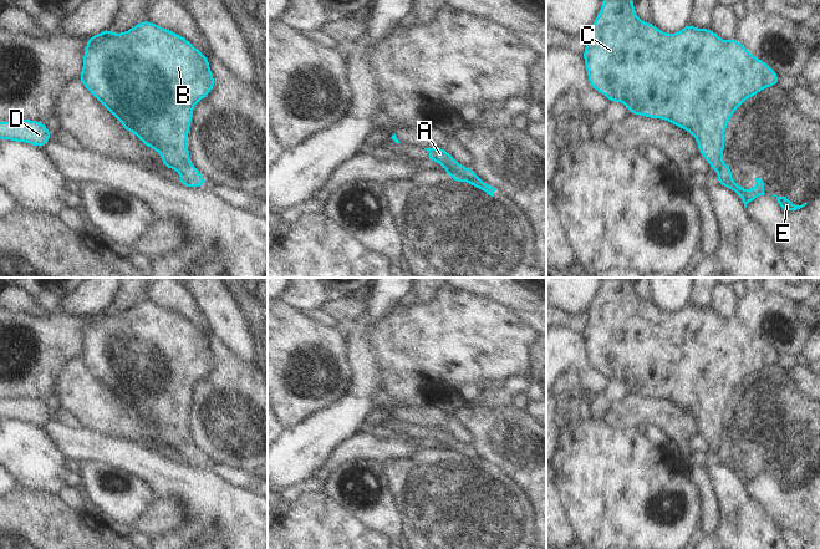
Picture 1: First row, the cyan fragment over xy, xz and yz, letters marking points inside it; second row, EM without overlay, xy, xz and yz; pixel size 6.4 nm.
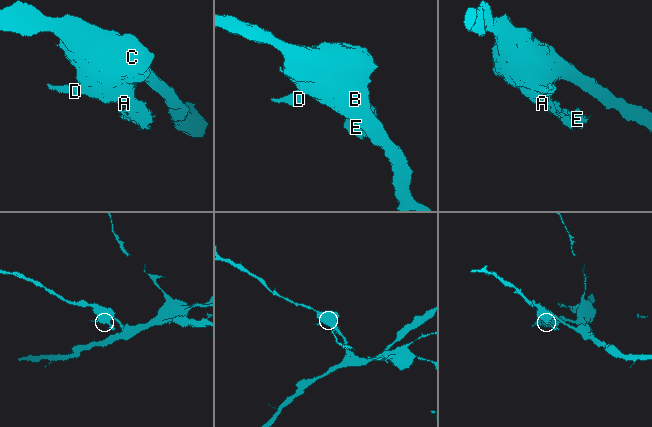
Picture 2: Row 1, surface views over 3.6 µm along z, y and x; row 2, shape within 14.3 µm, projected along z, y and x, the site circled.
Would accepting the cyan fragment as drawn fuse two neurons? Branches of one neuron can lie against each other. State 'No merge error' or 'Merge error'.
Merge error

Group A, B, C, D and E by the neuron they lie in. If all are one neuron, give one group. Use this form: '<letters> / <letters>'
A B C D / E

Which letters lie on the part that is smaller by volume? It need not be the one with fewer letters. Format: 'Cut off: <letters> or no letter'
Cut off: E

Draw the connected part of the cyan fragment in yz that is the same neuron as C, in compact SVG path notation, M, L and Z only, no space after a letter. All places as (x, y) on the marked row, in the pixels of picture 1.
M602 0L582 57L590 87L601 92L610 102L625 103L630 115L659 118L689 132L698 143L701 156L713 171L724 154L724 132L735 110L747 98L779 85L776 72L752 55L737 39L722 40L712 29L697 29L692 22L678 32L666 34L652 22L640 20L632 0Z

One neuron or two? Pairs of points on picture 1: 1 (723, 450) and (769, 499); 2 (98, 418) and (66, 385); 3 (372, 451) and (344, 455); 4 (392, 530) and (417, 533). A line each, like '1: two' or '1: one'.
1: one
2: one
3: one
4: two

